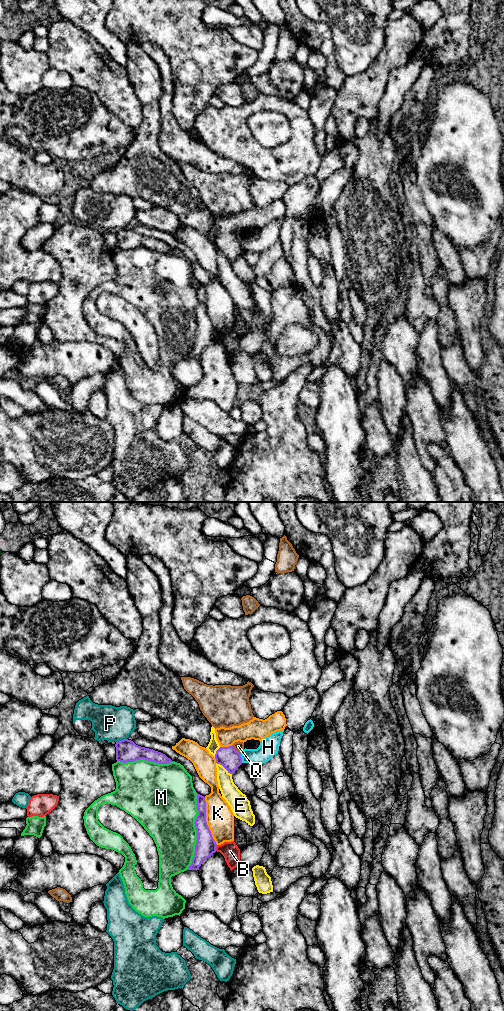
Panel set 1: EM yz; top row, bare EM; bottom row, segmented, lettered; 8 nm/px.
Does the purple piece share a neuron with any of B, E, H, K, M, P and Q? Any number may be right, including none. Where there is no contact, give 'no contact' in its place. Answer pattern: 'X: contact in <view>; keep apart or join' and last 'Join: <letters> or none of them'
B: contact in yz; keep apart
E: contact in yz; keep apart
H: contact in yz; keep apart
K: contact in yz; keep apart
M: contact in yz; keep apart
P: contact in yz; keep apart
Q: contact in yz; keep apart
Join: none of them

